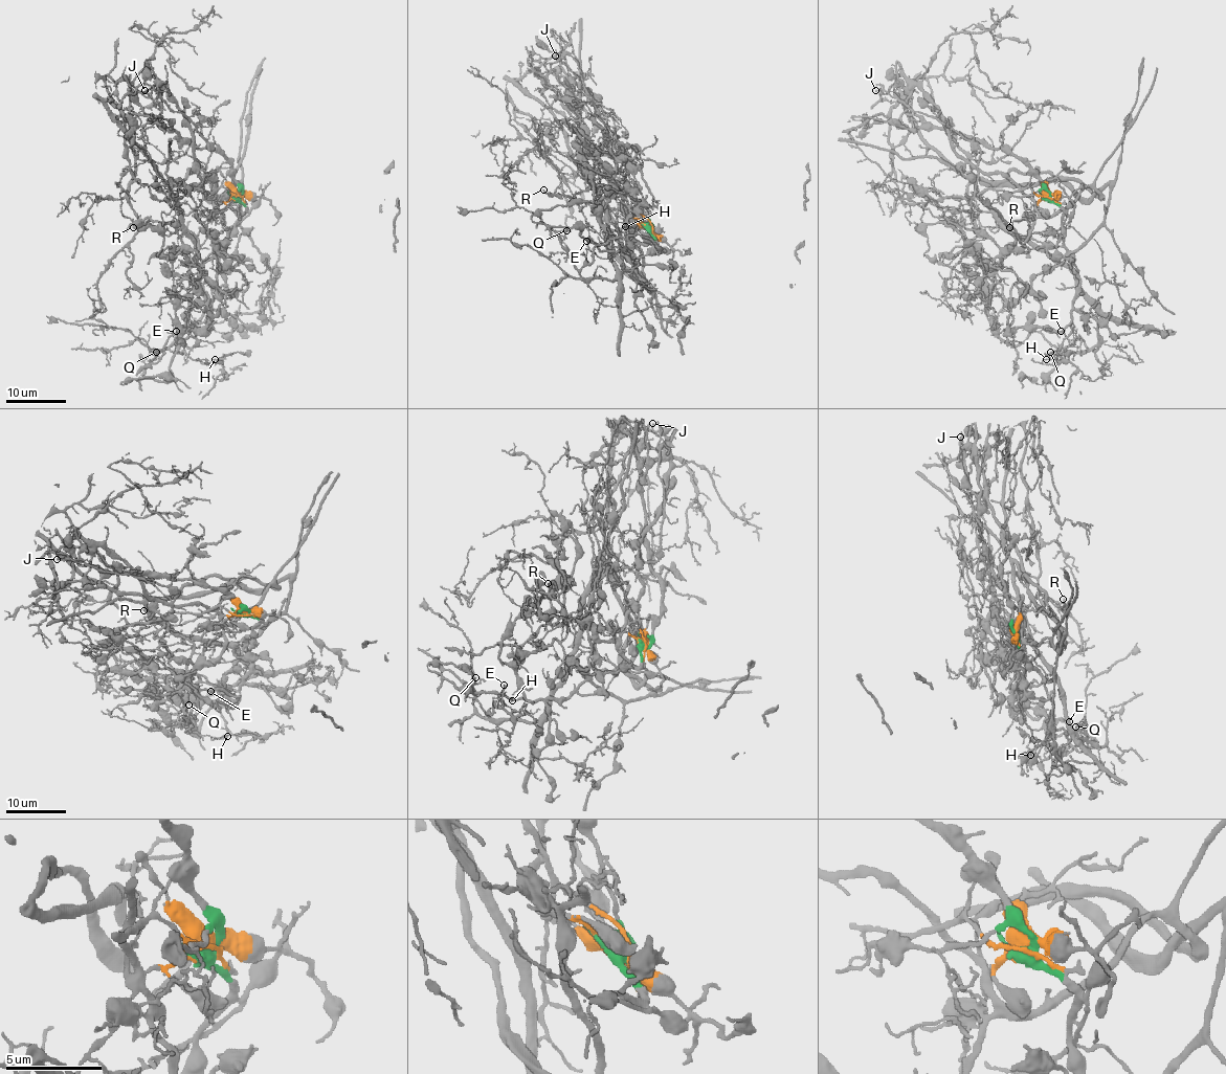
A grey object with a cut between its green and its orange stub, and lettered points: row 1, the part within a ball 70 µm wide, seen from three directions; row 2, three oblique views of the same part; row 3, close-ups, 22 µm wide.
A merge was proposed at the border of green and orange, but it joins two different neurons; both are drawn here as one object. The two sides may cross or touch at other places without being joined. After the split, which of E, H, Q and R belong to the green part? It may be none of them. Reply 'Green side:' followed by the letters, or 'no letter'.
Green side: E, H, Q

